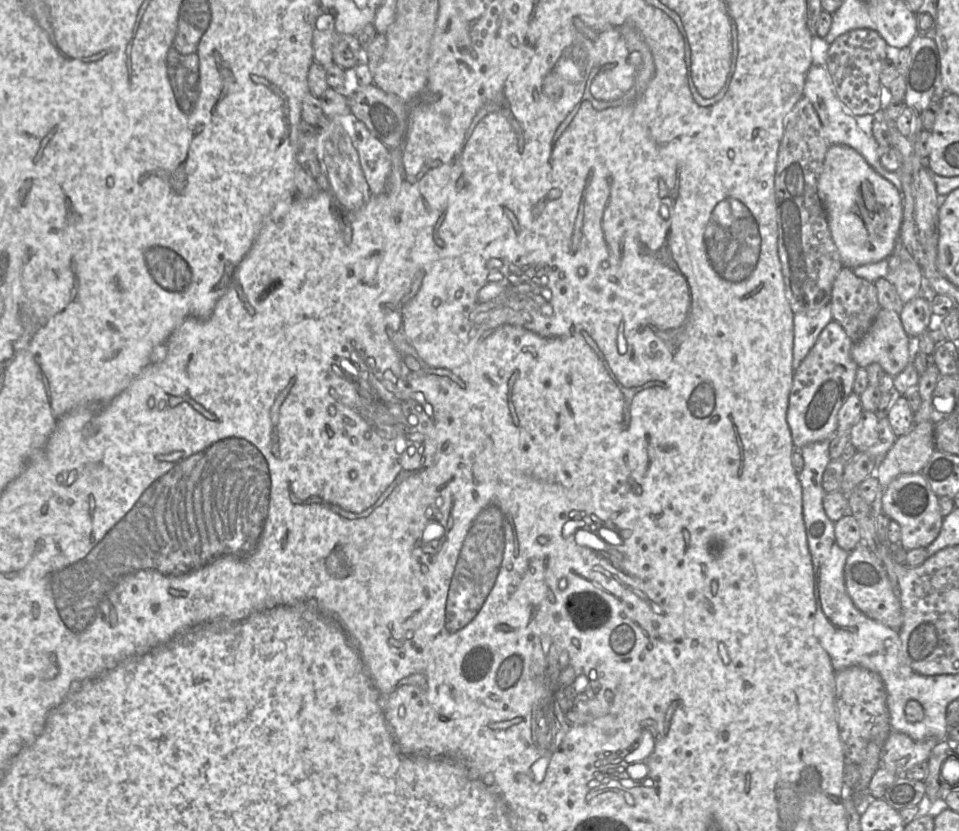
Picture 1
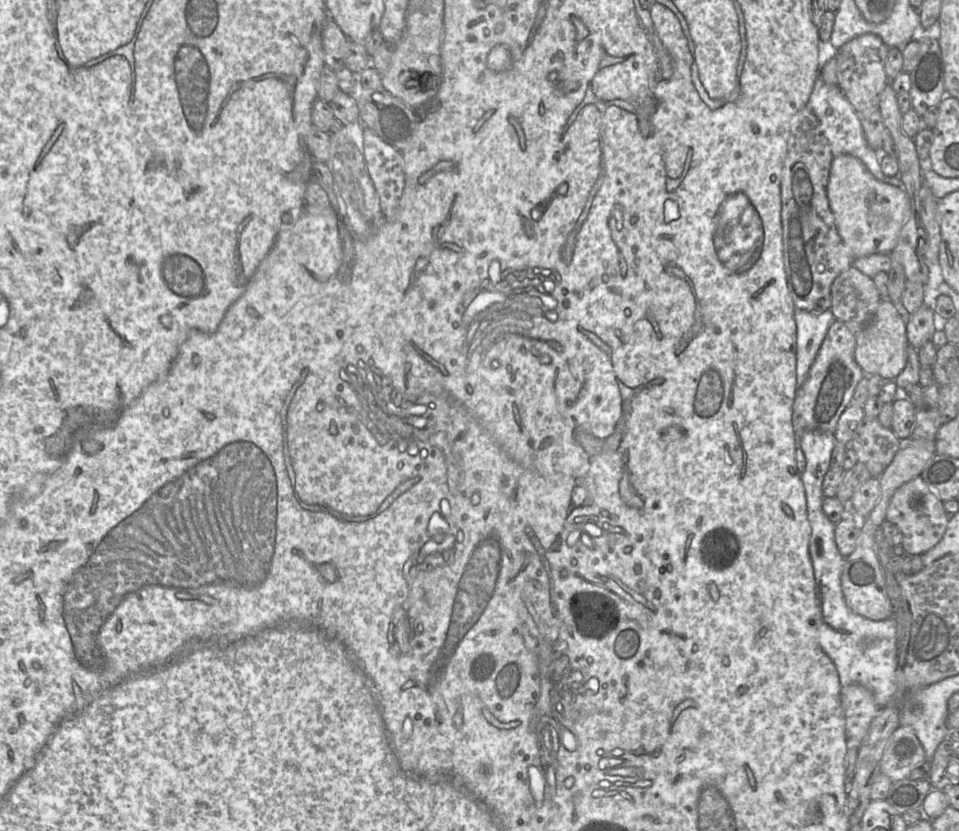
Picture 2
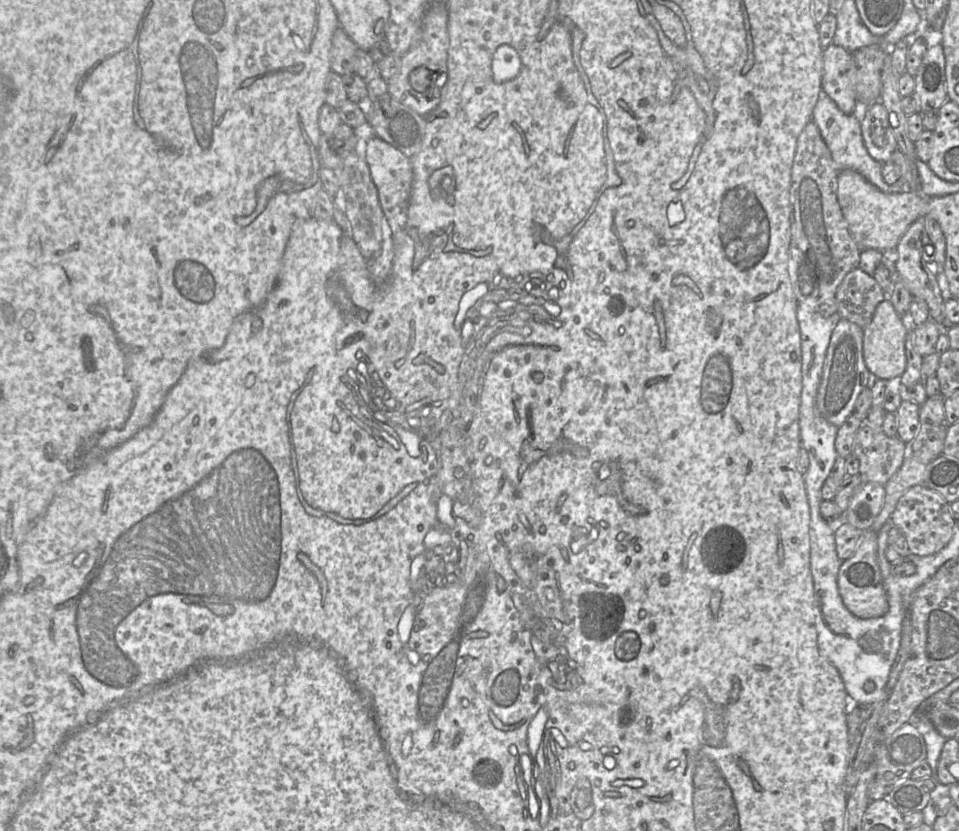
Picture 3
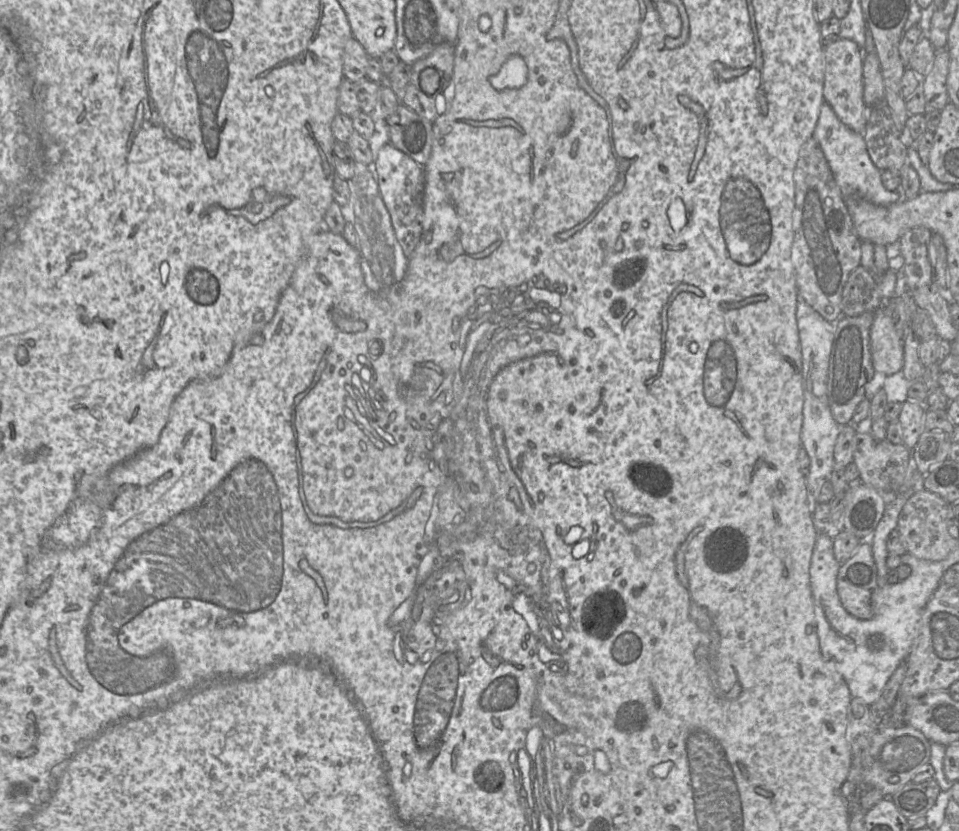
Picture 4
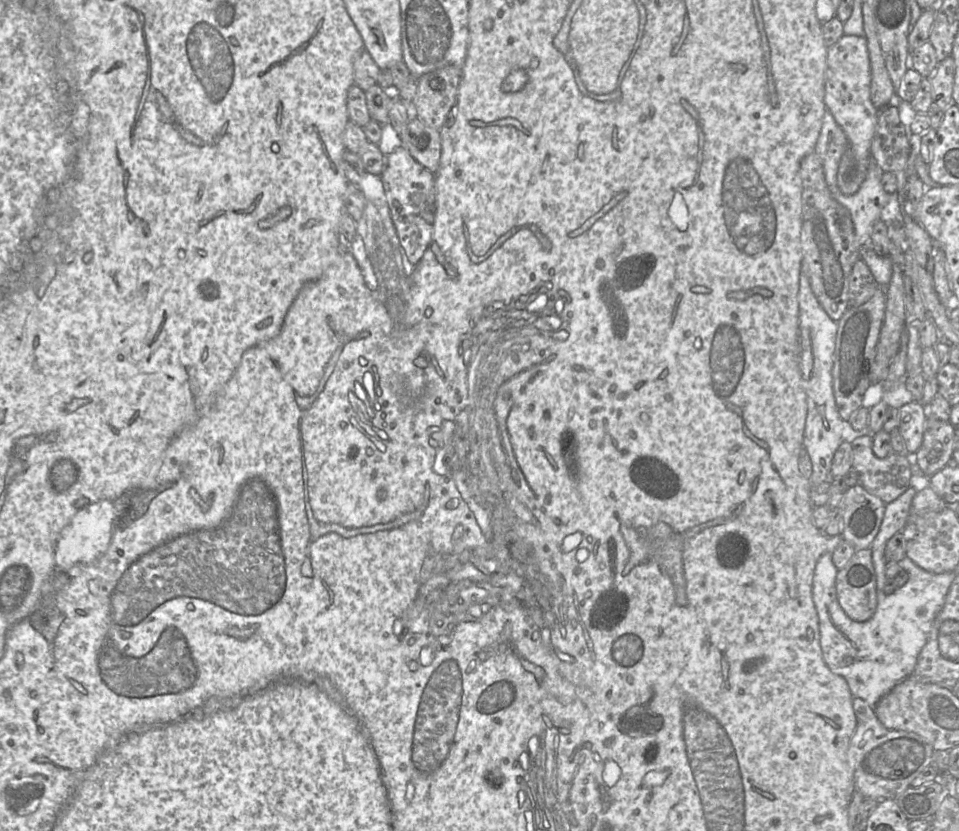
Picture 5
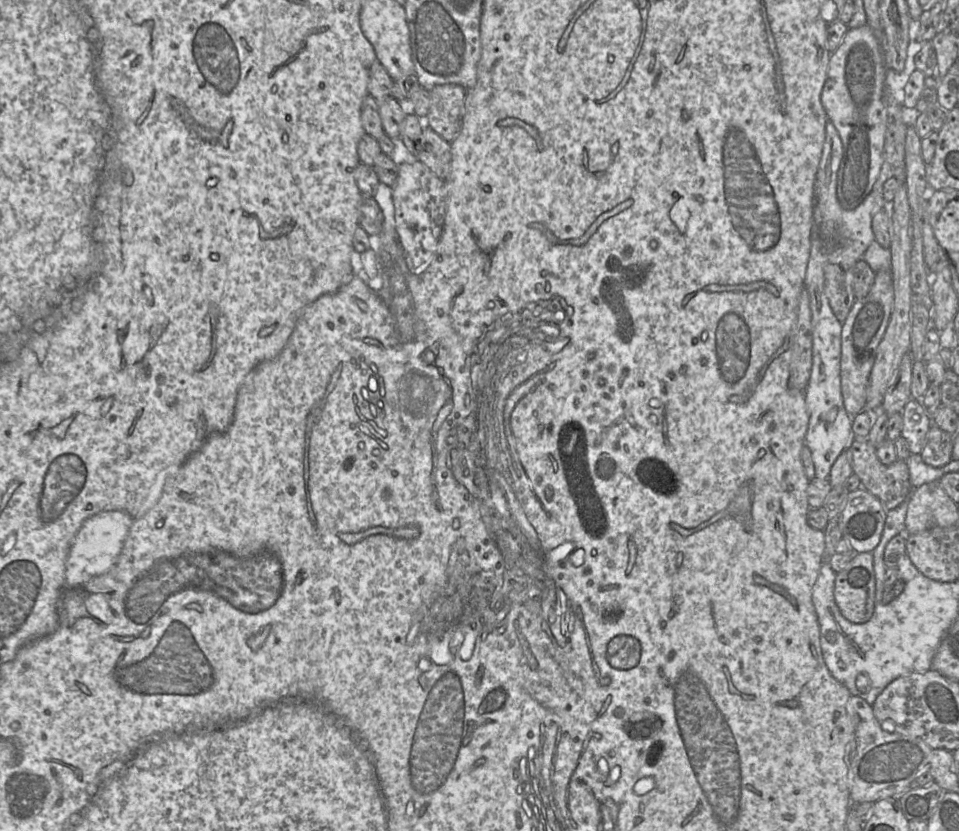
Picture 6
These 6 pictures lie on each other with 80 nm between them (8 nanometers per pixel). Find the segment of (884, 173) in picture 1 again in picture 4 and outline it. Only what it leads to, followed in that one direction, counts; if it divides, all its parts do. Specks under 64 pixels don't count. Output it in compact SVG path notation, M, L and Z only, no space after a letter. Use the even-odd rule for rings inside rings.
M823 102L812 137L819 143L843 199L857 197L875 205L889 206L899 201L897 190L888 191L882 184L881 171L873 164L864 137L843 124L827 102Z

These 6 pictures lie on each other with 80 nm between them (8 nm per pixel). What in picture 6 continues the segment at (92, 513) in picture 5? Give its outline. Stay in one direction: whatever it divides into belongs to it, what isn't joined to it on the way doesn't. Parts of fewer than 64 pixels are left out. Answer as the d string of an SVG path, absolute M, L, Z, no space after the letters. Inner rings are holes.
M118 510L102 512L85 520L69 550L65 584L74 589L109 571L122 551L131 524L131 516Z

